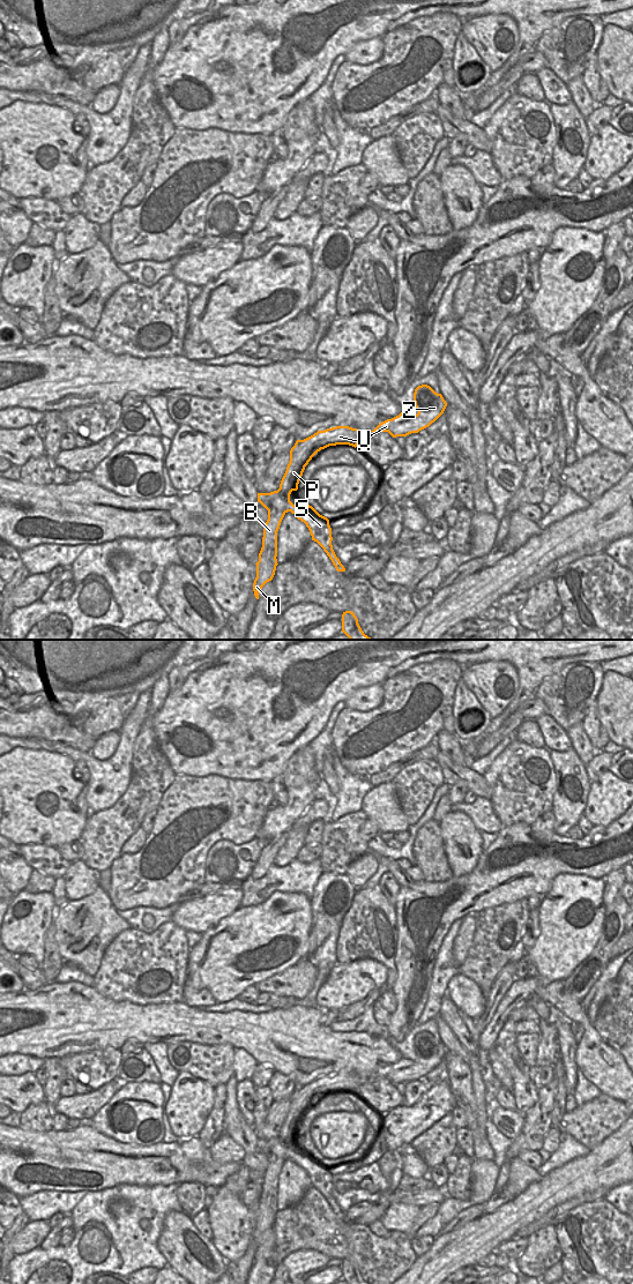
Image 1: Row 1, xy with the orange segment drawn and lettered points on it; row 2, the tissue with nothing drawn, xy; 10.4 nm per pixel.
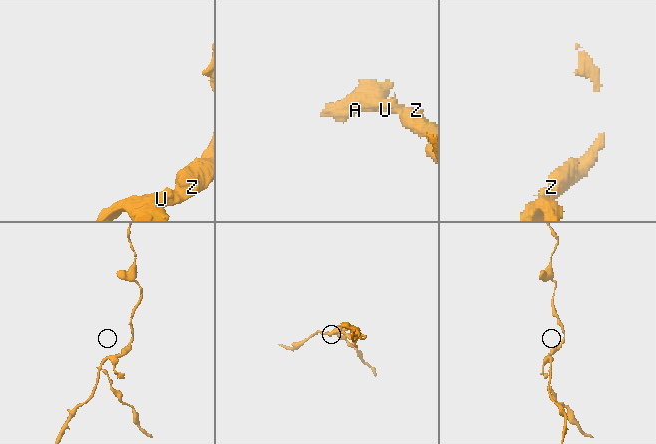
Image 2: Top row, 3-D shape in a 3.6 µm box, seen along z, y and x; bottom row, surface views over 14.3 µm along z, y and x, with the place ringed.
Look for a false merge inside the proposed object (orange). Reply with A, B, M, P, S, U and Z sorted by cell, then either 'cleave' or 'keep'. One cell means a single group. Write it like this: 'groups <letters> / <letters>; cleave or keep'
groups A B M P U Z / S; cleave

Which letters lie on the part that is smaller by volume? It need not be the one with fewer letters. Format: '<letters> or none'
S

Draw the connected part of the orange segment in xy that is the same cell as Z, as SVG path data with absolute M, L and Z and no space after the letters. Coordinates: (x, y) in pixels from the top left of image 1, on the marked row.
M422 385L414 393L417 415L402 411L399 416L380 423L373 431L359 431L349 426L336 426L318 431L313 435L297 440L290 450L290 462L281 480L280 488L270 493L258 493L258 502L268 510L268 520L263 529L262 547L256 565L256 577L253 591L259 599L259 591L273 580L277 563L277 531L285 515L285 499L298 490L305 466L312 457L329 446L349 445L357 447L358 440L370 432L388 432L393 438L407 436L429 427L445 411L447 403L441 394L430 386Z

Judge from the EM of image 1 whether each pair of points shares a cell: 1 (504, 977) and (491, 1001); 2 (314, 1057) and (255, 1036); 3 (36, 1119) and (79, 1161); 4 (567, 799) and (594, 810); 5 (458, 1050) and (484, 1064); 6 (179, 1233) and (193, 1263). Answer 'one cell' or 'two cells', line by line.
1: one cell
2: one cell
3: two cells
4: two cells
5: two cells
6: one cell

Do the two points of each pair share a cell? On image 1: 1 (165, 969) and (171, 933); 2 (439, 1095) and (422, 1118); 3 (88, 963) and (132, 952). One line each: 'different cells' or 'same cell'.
1: same cell
2: same cell
3: different cells

